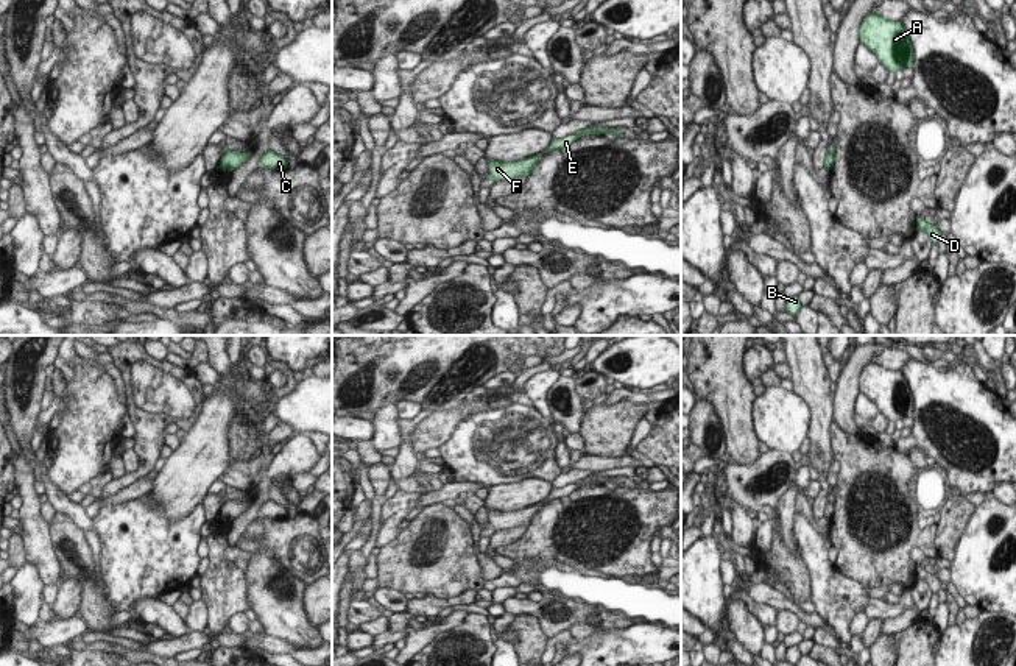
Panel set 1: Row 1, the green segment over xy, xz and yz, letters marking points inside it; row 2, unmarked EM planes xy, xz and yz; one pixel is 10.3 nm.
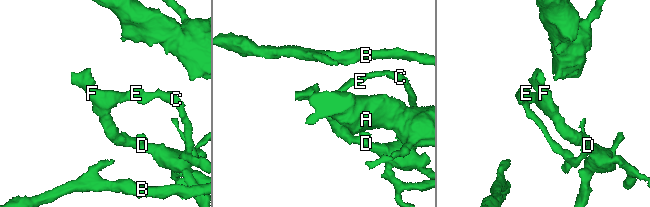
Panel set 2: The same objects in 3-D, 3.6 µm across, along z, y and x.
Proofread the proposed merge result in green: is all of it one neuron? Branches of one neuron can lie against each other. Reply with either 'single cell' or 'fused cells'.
fused cells

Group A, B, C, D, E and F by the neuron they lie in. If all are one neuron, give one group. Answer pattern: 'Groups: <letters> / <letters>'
Groups: A B C / D E F.

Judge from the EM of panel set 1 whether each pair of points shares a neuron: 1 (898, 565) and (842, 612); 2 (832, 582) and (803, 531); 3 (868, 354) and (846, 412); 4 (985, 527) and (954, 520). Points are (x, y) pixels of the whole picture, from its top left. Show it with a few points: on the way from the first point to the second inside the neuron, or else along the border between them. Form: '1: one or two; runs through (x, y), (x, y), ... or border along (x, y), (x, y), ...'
1: two; border along (836, 566), (843, 576), (857, 580), (865, 588)
2: one; runs through (820, 570), (811, 543)
3: one; runs through (854, 367), (848, 379), (846, 398)
4: two; border along (976, 509), (956, 546), (954, 557)

